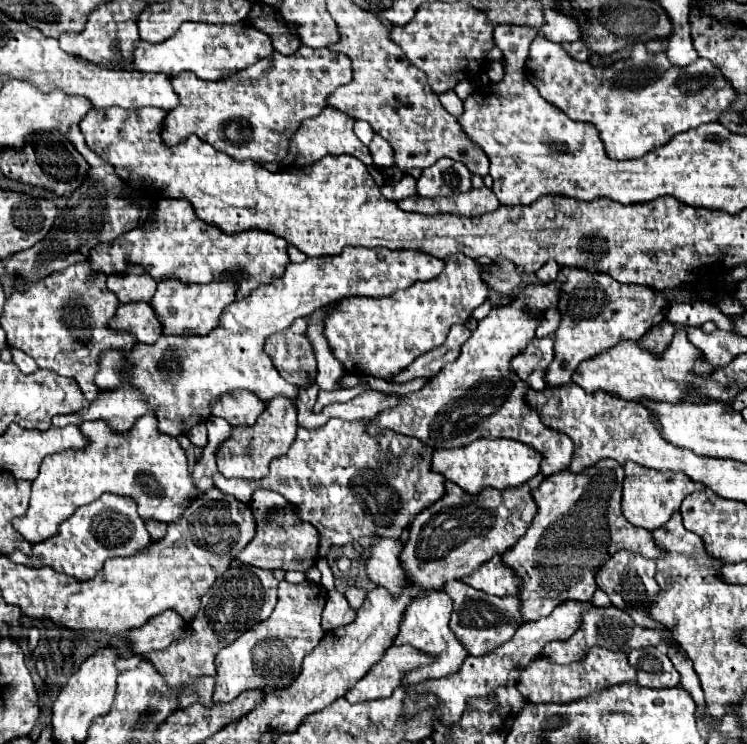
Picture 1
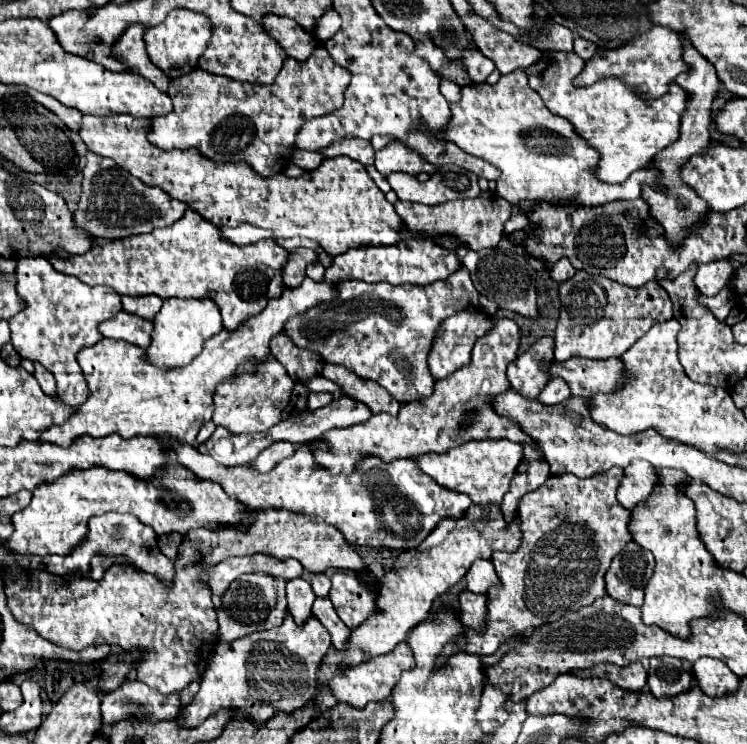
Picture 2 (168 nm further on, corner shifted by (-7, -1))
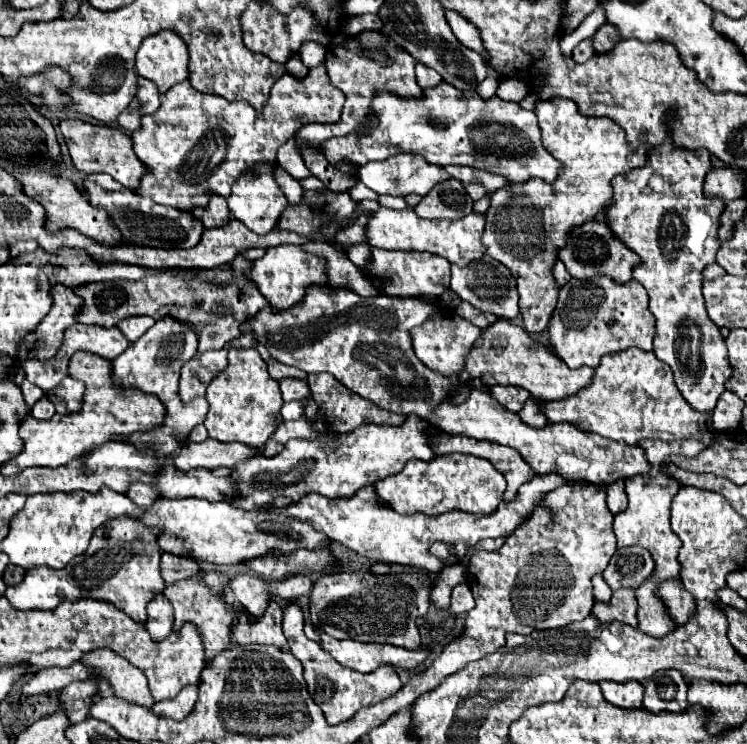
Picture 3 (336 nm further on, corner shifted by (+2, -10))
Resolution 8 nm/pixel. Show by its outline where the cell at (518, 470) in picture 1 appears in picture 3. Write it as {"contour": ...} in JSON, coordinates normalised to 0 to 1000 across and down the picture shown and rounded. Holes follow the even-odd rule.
{"contour":[[[604,609],[580,614],[577,620],[545,622],[531,638],[502,647],[499,657],[507,676],[523,681],[531,690],[569,690],[582,695],[614,684],[636,692],[657,692],[657,687],[663,687],[663,681],[673,673],[676,641],[668,638],[668,633],[663,633],[663,628],[652,617]]]}

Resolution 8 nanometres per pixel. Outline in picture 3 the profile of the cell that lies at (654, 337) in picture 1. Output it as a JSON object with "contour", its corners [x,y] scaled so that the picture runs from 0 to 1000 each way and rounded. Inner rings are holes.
{"contour":[[[853,466],[813,474],[797,496],[791,517],[751,539],[722,539],[722,547],[735,569],[767,569],[775,579],[799,582],[842,598],[853,598],[853,593],[869,587],[893,595],[933,587],[944,598],[952,598],[957,590],[968,587],[971,582],[952,574],[952,555],[936,558],[933,552],[925,552],[904,520],[898,496],[890,491],[880,493],[880,488],[888,485],[877,483],[874,472],[855,472]]]}

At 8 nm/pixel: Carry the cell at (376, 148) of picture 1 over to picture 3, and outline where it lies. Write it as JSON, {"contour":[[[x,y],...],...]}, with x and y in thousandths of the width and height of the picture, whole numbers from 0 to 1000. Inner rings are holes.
{"contour":[[[529,208],[529,214],[515,214],[513,219],[502,216],[502,219],[491,219],[481,227],[478,241],[483,241],[483,246],[489,246],[497,257],[507,259],[507,262],[548,262],[548,259],[558,259],[558,262],[572,262],[585,246],[593,246],[598,241],[604,241],[604,235],[593,227],[593,224],[582,224],[577,219],[572,219],[569,214],[561,214],[556,208]]]}

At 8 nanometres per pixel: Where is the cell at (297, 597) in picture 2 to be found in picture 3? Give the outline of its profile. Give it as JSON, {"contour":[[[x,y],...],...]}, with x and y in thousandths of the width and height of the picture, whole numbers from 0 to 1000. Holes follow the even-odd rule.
{"contour":[[[387,810],[379,821],[379,851],[387,862],[390,878],[406,891],[406,910],[414,923],[414,934],[419,942],[430,950],[435,966],[440,974],[454,974],[465,966],[470,966],[483,950],[494,950],[499,945],[507,945],[523,934],[529,934],[537,923],[537,915],[526,897],[510,897],[507,902],[499,902],[497,907],[483,907],[456,891],[448,891],[432,870],[406,851],[406,824],[395,810]]]}

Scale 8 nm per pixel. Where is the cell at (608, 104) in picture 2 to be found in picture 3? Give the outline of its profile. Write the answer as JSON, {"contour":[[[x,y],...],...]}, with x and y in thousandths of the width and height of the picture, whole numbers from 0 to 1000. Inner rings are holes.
{"contour":[[[759,133],[719,136],[716,155],[722,160],[727,198],[748,214],[751,230],[740,246],[711,238],[703,246],[665,254],[657,262],[644,316],[649,343],[673,353],[692,375],[695,421],[708,448],[724,448],[735,437],[746,410],[748,386],[738,362],[759,316],[770,305],[794,297],[807,276],[815,273],[818,241],[823,235],[858,224],[866,216],[866,203],[845,203],[834,176],[818,160],[786,160]]]}

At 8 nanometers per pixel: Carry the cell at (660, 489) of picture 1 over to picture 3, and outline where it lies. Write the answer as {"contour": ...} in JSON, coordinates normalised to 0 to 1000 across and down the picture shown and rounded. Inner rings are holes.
{"contour":[[[834,647],[818,649],[818,655],[813,655],[813,681],[821,692],[831,690],[839,681],[839,665],[834,660]]]}

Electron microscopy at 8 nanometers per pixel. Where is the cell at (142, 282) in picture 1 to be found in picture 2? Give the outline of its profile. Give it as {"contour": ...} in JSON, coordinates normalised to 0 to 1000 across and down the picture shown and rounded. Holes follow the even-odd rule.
{"contour":[[[203,395],[201,398],[182,398],[182,401],[179,398],[163,398],[163,411],[174,422],[203,430],[214,417],[217,403],[212,398],[203,398]]]}

